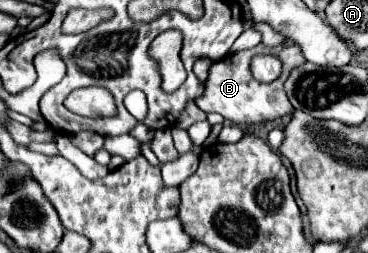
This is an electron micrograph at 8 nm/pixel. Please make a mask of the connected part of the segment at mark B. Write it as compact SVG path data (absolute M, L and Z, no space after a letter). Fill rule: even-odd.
M257 46L251 50L243 50L237 54L229 54L221 60L217 60L211 68L209 68L209 78L205 82L205 94L195 100L195 104L203 110L203 112L217 112L221 114L225 120L233 122L233 124L257 124L257 122L267 122L267 120L275 120L285 116L287 112L291 112L291 102L287 100L287 94L283 92L283 80L287 80L287 72L291 72L291 68L295 64L303 64L303 56L299 56L299 48L283 48L283 46L275 46L275 48L265 48L265 46ZM257 54L273 54L281 60L283 68L281 68L281 76L269 84L259 82L253 78L251 74L251 58Z

